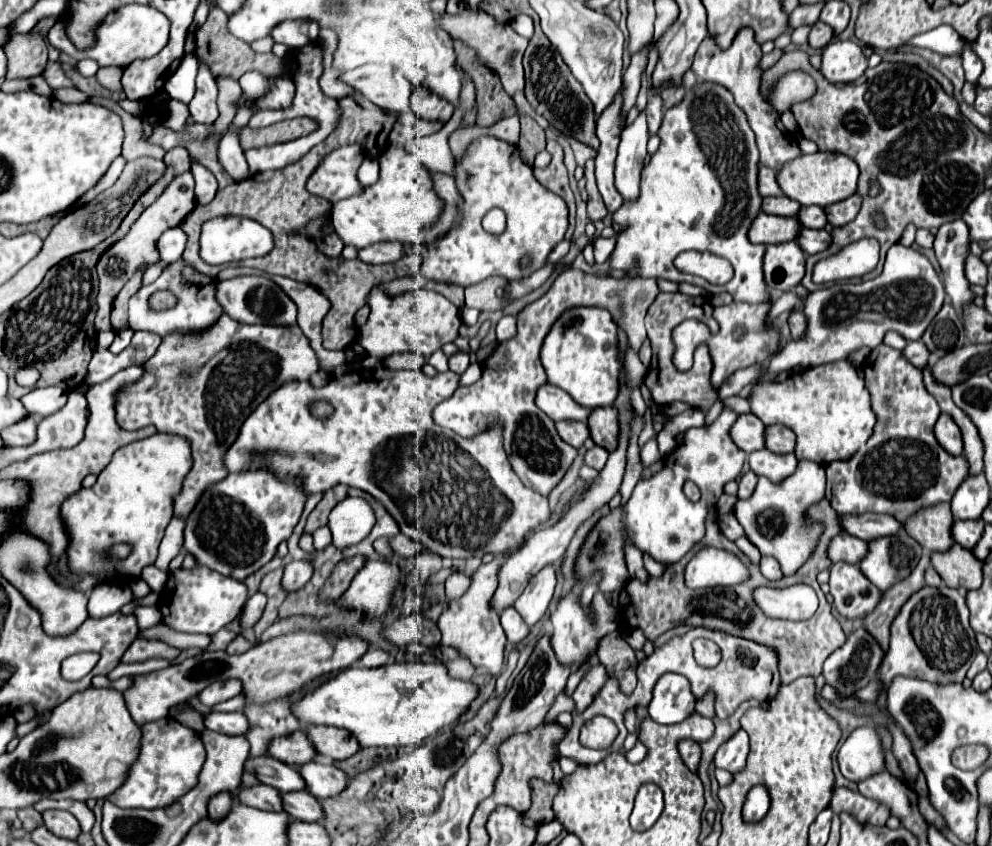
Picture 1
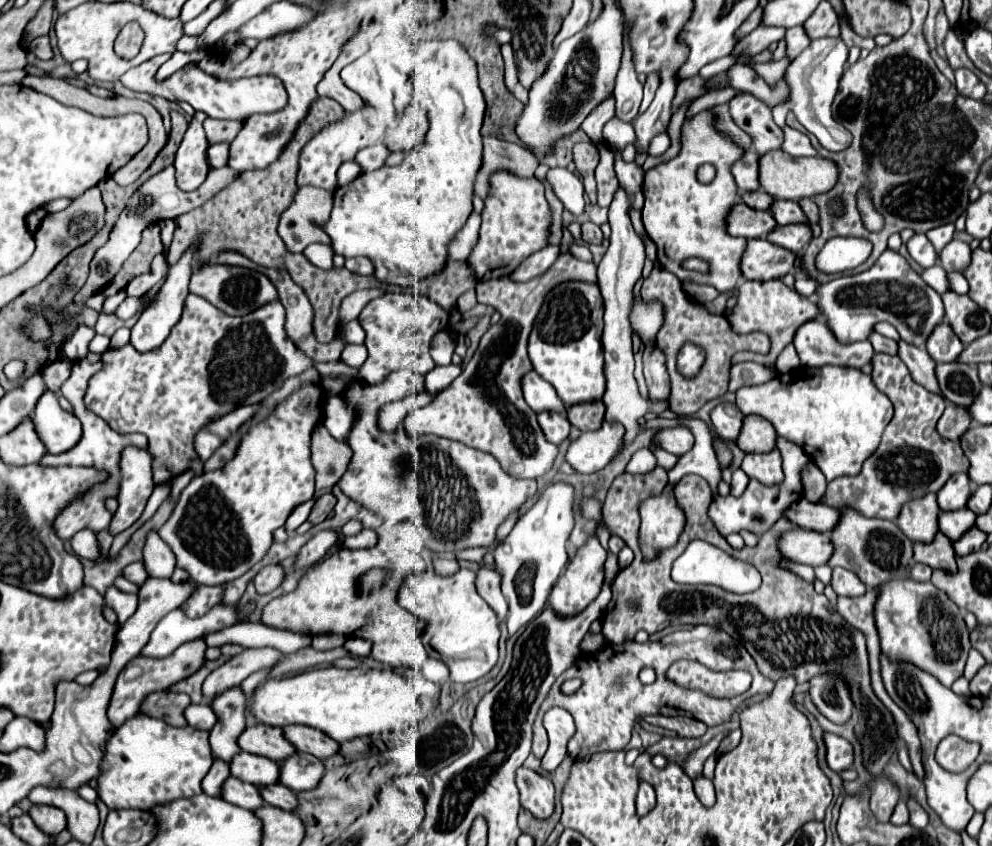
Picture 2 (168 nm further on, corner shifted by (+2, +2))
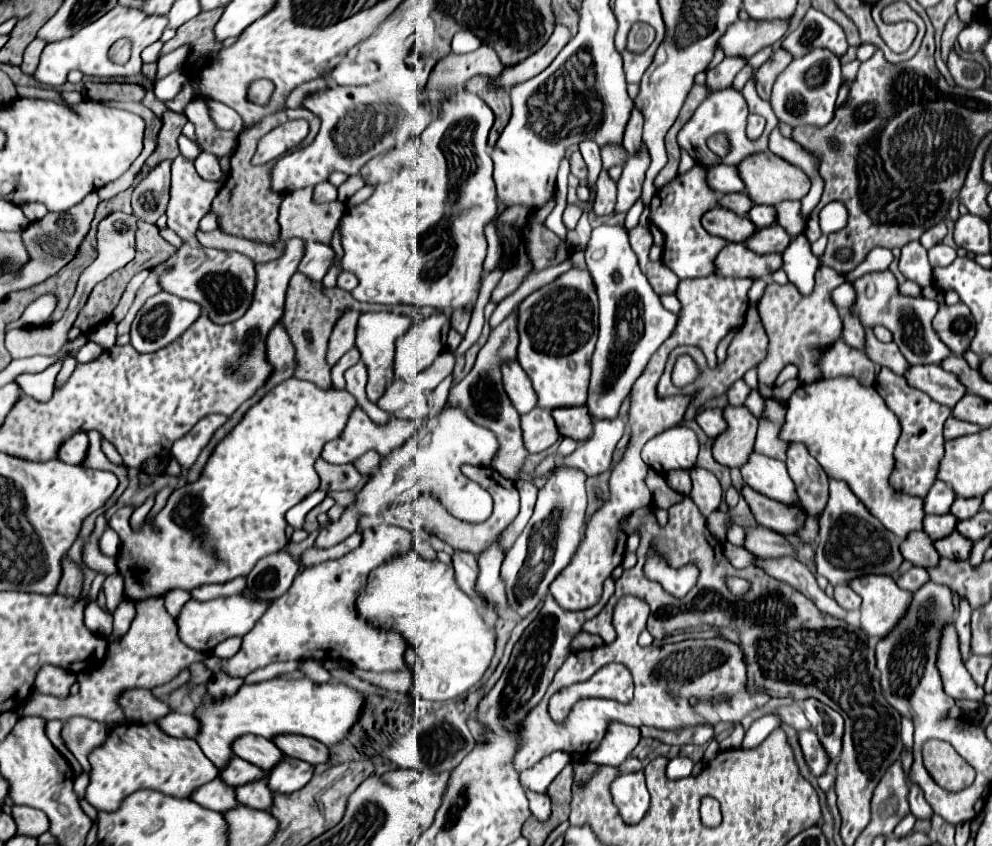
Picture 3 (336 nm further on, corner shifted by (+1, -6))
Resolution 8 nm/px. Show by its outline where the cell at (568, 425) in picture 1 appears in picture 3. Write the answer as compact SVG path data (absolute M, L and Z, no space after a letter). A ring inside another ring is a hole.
M534 408L532 412L524 414L522 432L524 432L524 444L532 454L548 450L560 438L552 412L548 412L546 408Z

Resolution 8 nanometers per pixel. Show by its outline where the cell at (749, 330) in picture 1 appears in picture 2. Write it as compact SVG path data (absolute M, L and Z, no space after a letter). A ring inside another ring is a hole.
M765 280L765 282L745 282L741 288L739 288L739 294L737 294L737 306L731 310L725 312L727 318L729 318L729 324L731 328L737 332L737 334L747 334L747 332L765 332L771 336L771 352L769 354L753 354L753 352L737 352L733 356L733 364L735 362L745 362L745 360L751 360L751 362L757 362L757 364L763 364L771 370L775 370L775 360L777 356L781 354L781 350L793 342L793 336L797 332L797 328L801 324L805 324L807 320L813 320L817 318L821 312L819 312L819 306L813 304L809 298L801 296L795 288L789 288L787 284L783 284L783 280Z

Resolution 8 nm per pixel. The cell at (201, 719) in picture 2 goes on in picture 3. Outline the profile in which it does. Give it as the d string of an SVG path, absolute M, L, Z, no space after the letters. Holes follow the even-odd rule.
M170 712L164 720L158 722L164 732L176 738L196 738L200 732L200 720L192 714L180 714L180 712Z

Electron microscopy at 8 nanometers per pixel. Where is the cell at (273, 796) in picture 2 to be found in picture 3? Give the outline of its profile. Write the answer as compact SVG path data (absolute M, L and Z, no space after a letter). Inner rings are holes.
M258 780L256 784L244 784L244 788L238 788L238 796L244 806L256 810L270 810L274 802L274 794L270 792L266 780Z

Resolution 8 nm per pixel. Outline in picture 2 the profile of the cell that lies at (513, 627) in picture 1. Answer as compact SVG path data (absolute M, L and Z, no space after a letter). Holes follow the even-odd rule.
M481 566L477 572L475 572L475 588L479 592L479 596L495 610L497 618L503 620L507 618L509 610L507 610L507 600L505 596L501 594L501 588L499 588L499 574L489 568L489 566Z

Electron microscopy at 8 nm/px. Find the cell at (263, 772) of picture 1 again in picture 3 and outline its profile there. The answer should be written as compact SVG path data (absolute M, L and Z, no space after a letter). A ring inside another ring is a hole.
M234 756L230 762L228 762L228 768L220 774L220 778L224 778L226 784L230 786L244 786L244 784L250 784L250 782L256 782L256 780L262 780L266 778L268 774L254 766L254 764L248 764L246 760Z

